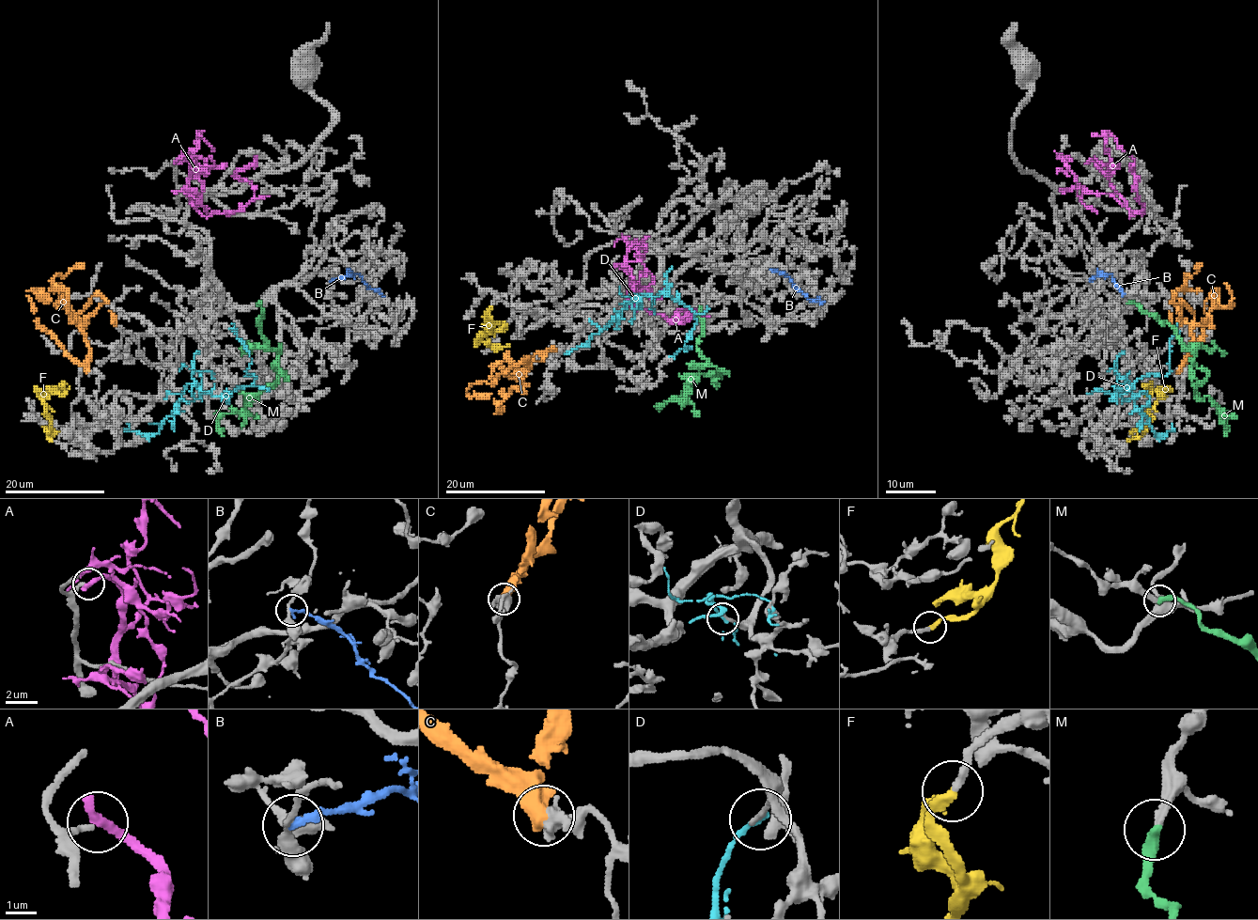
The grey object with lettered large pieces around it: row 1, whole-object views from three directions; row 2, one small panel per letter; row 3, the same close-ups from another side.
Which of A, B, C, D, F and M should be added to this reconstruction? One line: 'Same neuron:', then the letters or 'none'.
Same neuron: F, M

